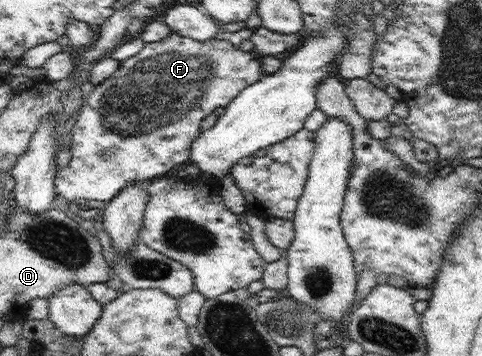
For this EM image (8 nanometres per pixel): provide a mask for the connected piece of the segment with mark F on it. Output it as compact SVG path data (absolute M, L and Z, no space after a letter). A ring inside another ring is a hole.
M172 31L162 41L144 43L140 53L122 61L112 76L94 87L86 106L81 107L72 129L72 159L54 177L56 198L108 202L134 182L149 182L152 177L187 164L202 121L216 109L225 109L238 93L263 76L260 55L254 50L234 48L229 40L196 41Z

